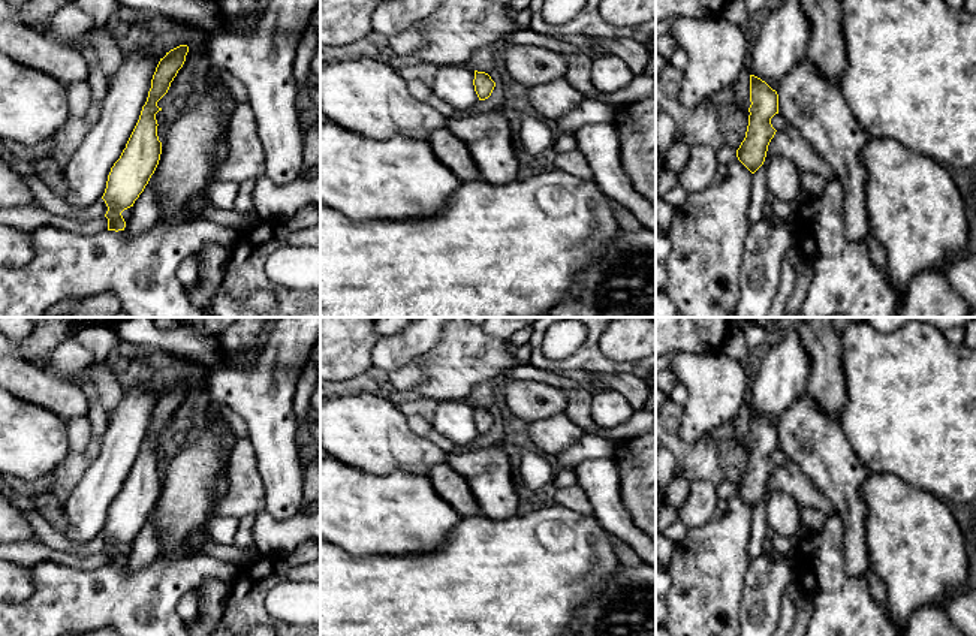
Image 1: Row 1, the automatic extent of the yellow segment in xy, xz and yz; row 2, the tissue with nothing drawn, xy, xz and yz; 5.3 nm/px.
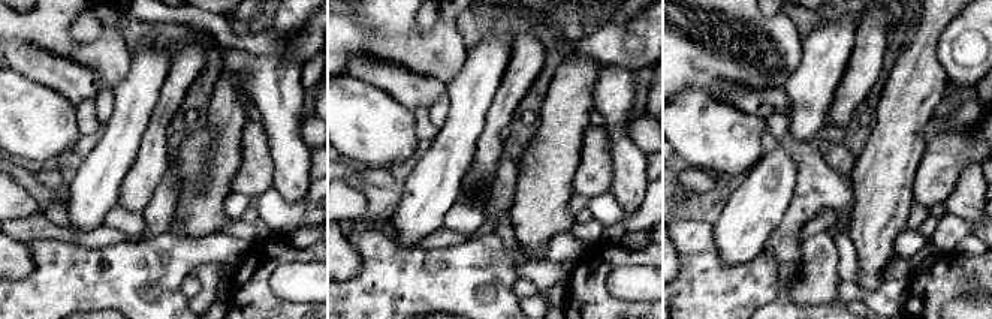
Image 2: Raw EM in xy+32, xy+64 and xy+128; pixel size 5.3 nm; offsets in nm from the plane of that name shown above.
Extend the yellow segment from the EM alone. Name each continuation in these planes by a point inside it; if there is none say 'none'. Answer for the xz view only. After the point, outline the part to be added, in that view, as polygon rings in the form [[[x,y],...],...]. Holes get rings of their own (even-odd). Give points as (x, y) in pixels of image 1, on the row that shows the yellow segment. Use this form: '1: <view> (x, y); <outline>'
none

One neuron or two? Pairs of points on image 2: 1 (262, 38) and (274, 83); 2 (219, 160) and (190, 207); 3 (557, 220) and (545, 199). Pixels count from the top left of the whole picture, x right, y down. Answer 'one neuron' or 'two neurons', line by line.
1: two neurons
2: one neuron
3: one neuron

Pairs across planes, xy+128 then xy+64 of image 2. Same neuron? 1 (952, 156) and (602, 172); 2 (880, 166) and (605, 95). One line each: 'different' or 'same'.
1: same
2: different

